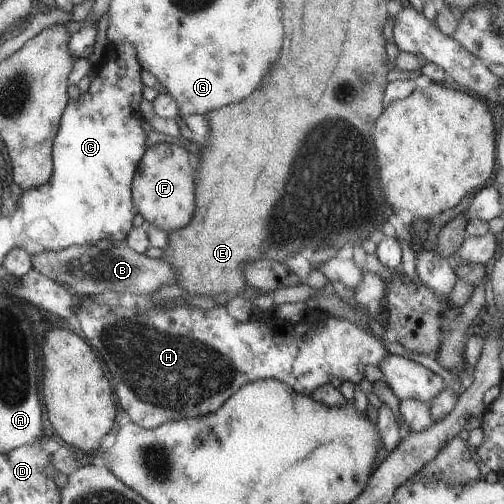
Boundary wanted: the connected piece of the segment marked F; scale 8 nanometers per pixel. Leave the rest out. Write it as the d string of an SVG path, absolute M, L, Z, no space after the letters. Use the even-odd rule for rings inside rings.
M167 142L149 146L143 154L143 162L139 162L139 178L135 178L135 186L131 186L131 194L135 194L134 207L142 220L165 234L185 227L195 206L191 174L187 152L181 146Z

